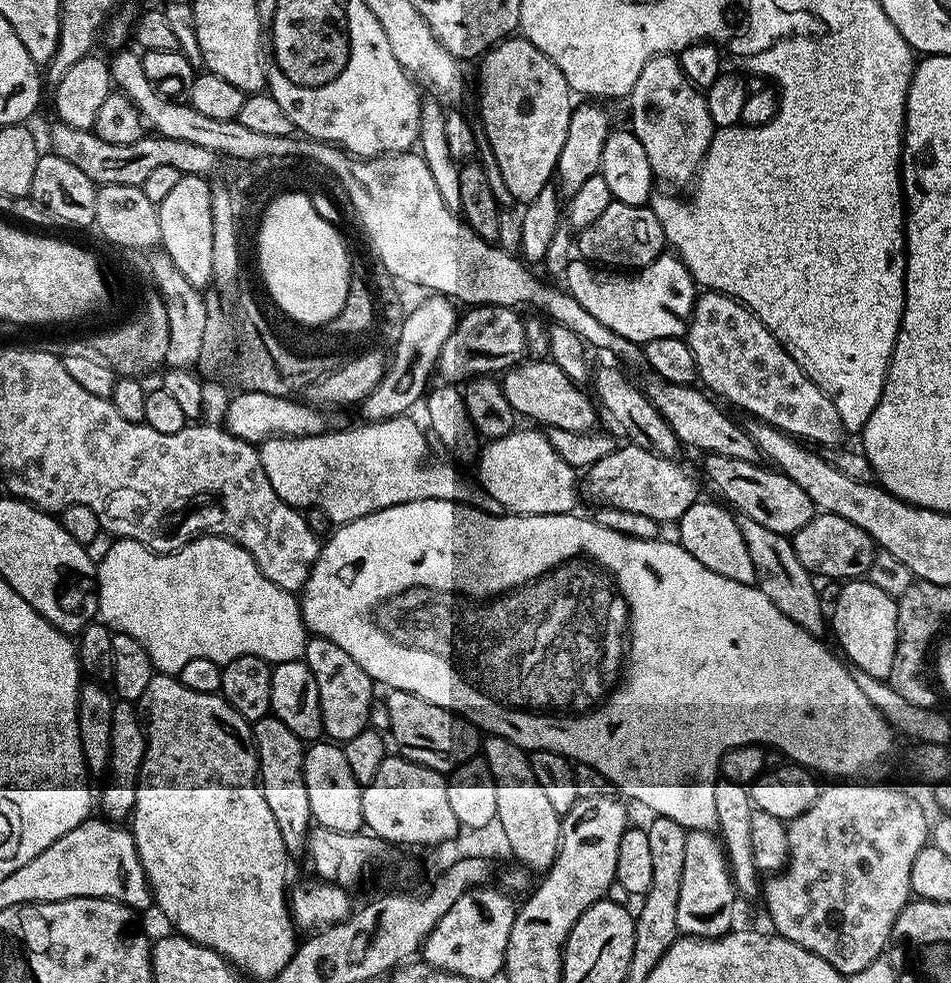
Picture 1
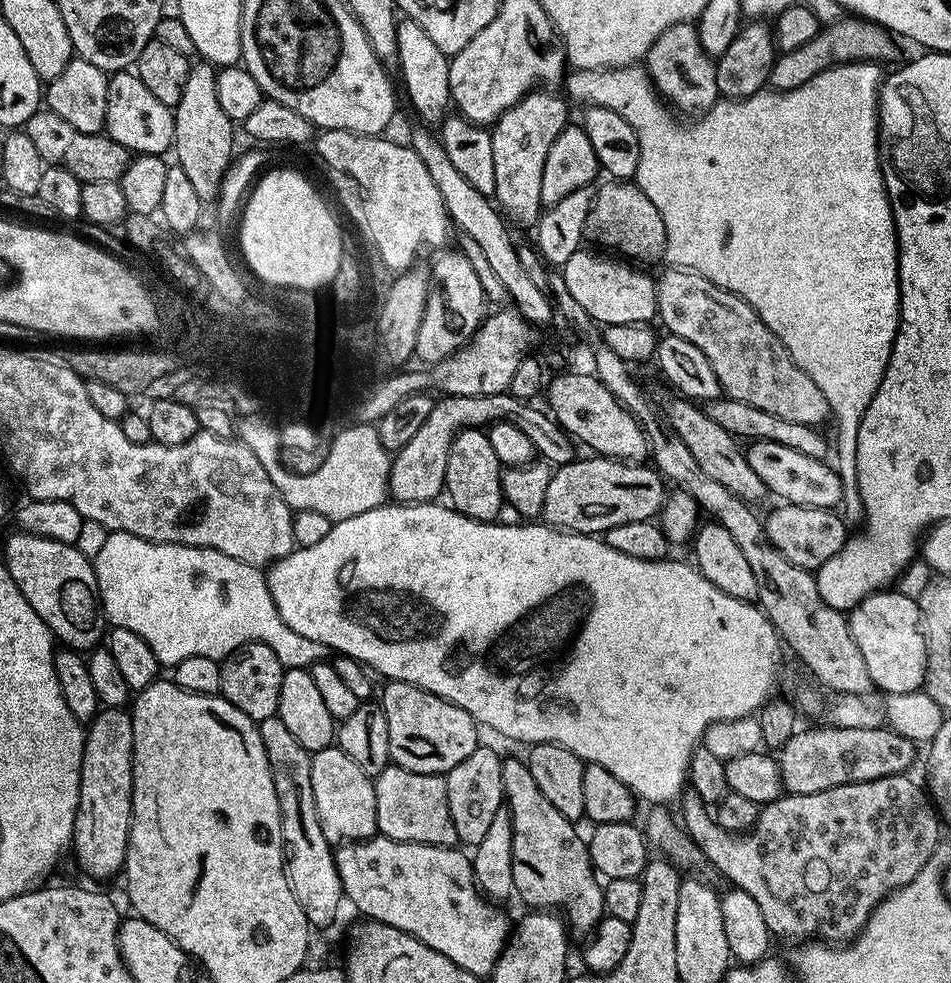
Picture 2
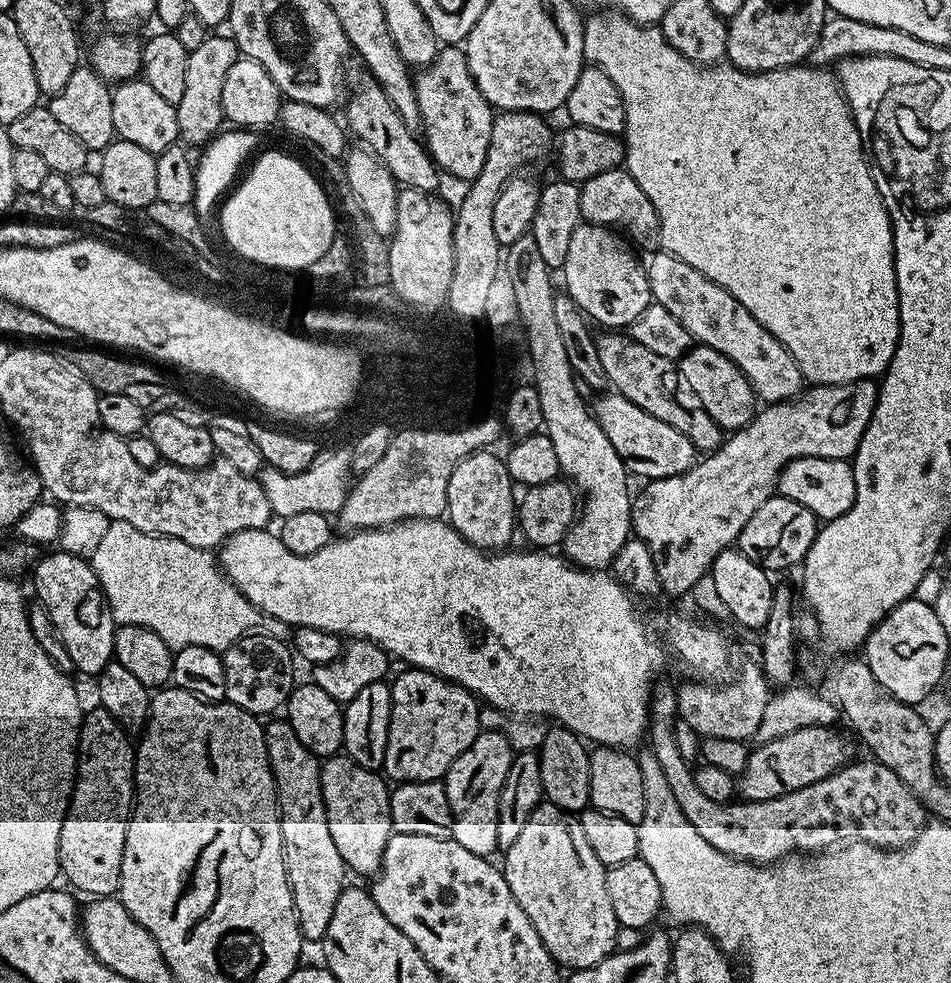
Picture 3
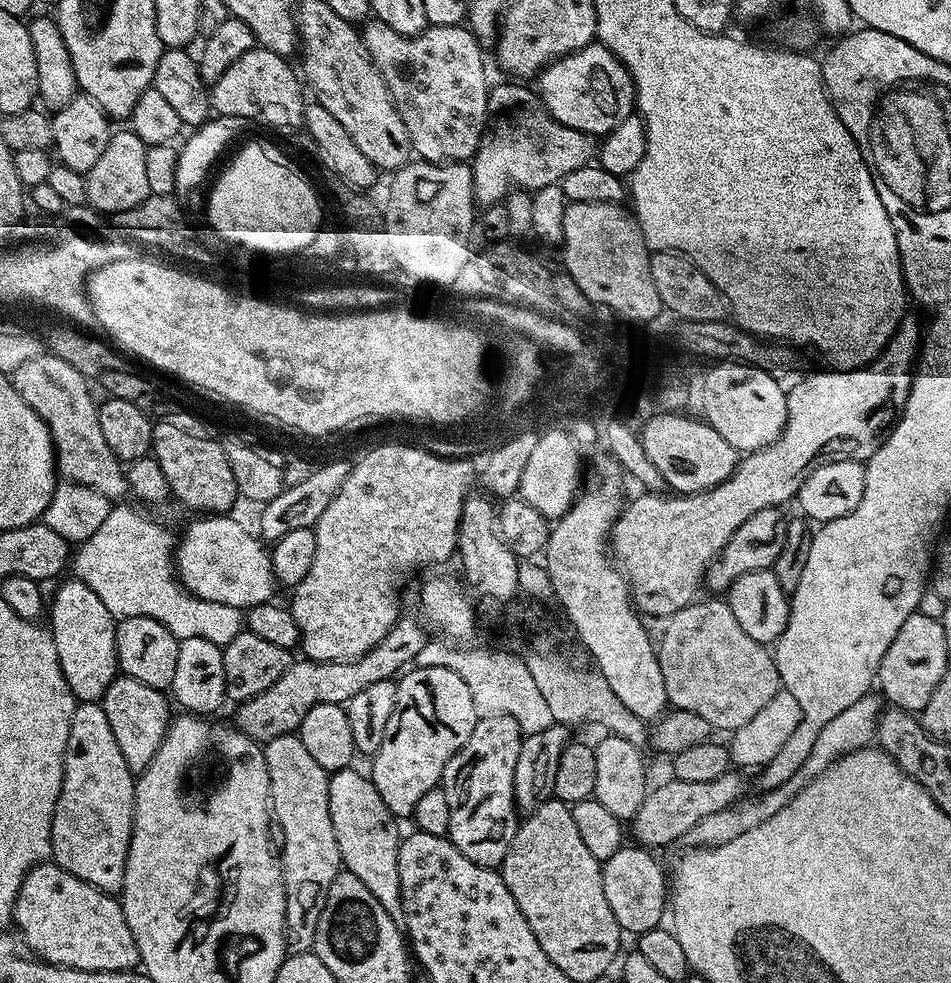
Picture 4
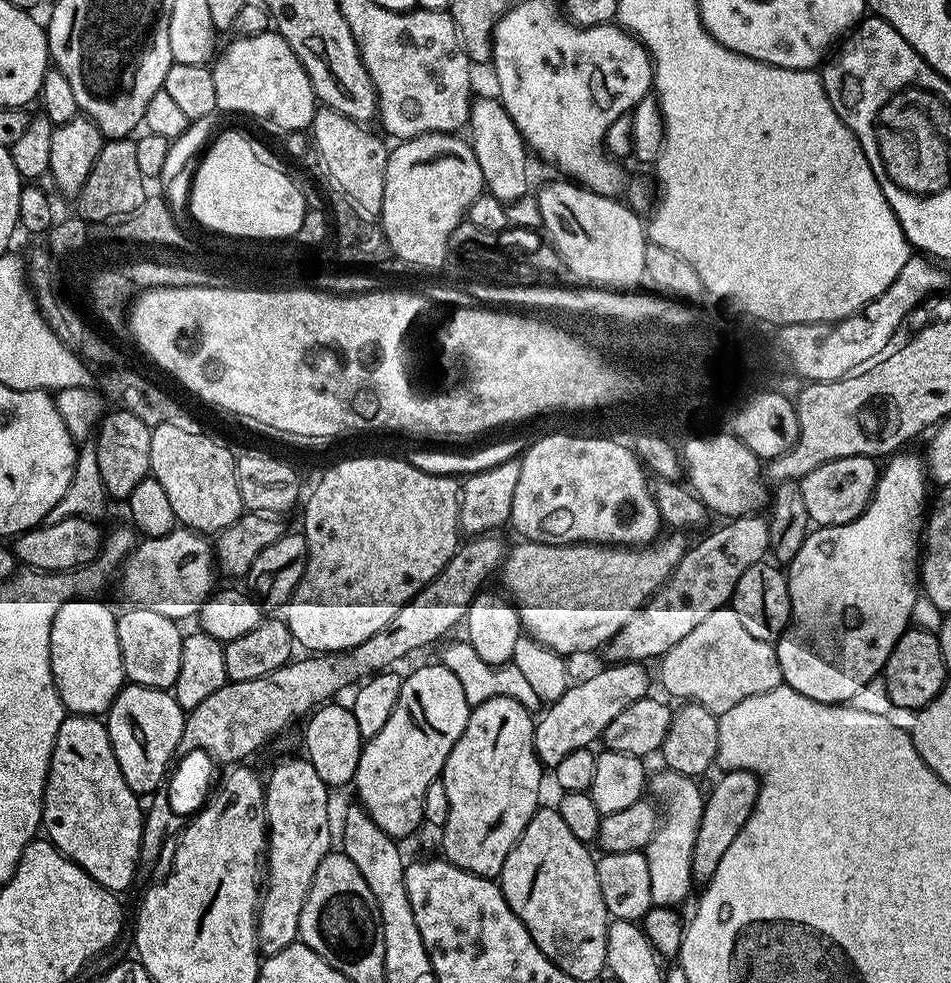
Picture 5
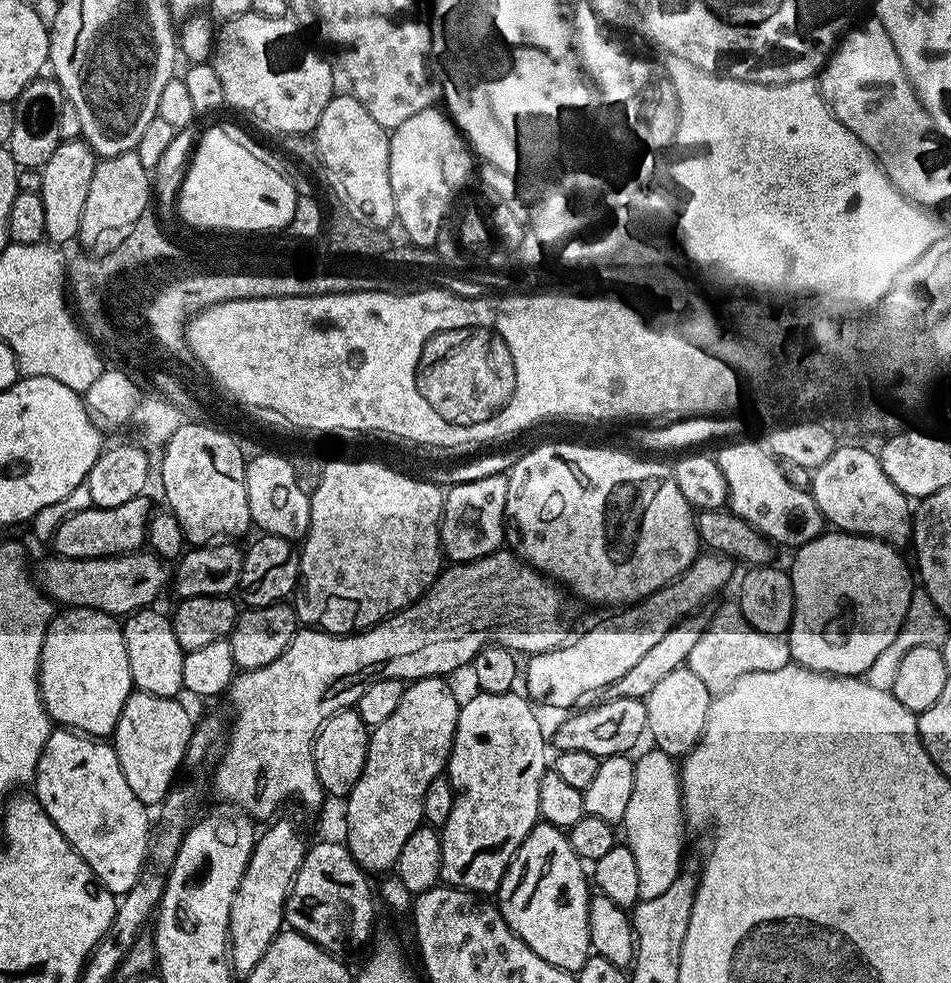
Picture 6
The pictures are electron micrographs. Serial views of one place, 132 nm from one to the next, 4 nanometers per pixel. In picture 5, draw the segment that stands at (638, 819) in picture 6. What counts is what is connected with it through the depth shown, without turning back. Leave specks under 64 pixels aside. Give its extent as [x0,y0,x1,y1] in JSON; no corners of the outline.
[643,770,705,908]

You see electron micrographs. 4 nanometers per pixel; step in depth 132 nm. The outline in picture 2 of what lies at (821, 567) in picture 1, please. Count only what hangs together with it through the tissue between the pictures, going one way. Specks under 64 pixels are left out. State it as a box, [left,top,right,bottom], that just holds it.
[764,503,850,570]

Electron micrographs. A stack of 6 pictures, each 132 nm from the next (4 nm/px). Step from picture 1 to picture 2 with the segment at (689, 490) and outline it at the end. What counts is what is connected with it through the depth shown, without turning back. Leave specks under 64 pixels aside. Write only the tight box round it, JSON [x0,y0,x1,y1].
[542,454,666,534]

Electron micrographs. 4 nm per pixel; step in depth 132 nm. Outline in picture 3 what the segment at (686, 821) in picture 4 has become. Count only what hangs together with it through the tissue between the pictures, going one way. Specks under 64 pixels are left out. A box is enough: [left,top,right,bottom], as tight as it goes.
[738,726,853,800]

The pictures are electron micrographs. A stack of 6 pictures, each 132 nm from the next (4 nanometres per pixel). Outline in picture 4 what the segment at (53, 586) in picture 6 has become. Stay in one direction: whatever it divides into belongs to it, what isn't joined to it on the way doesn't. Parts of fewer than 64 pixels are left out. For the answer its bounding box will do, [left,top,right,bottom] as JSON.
[174,514,278,610]

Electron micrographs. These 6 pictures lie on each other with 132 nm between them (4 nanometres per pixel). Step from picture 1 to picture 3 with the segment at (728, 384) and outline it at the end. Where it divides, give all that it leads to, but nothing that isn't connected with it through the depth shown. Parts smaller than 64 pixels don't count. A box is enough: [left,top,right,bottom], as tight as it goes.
[644,250,806,405]

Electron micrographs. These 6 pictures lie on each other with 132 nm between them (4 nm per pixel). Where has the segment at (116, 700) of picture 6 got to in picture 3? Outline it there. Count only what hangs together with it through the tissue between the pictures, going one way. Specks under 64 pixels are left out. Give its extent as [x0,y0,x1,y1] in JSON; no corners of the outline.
[30,550,117,678]

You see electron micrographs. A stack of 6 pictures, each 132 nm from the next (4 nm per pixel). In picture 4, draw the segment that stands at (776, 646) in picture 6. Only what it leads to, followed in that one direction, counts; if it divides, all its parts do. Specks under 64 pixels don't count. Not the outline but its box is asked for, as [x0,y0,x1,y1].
[658,599,782,734]

